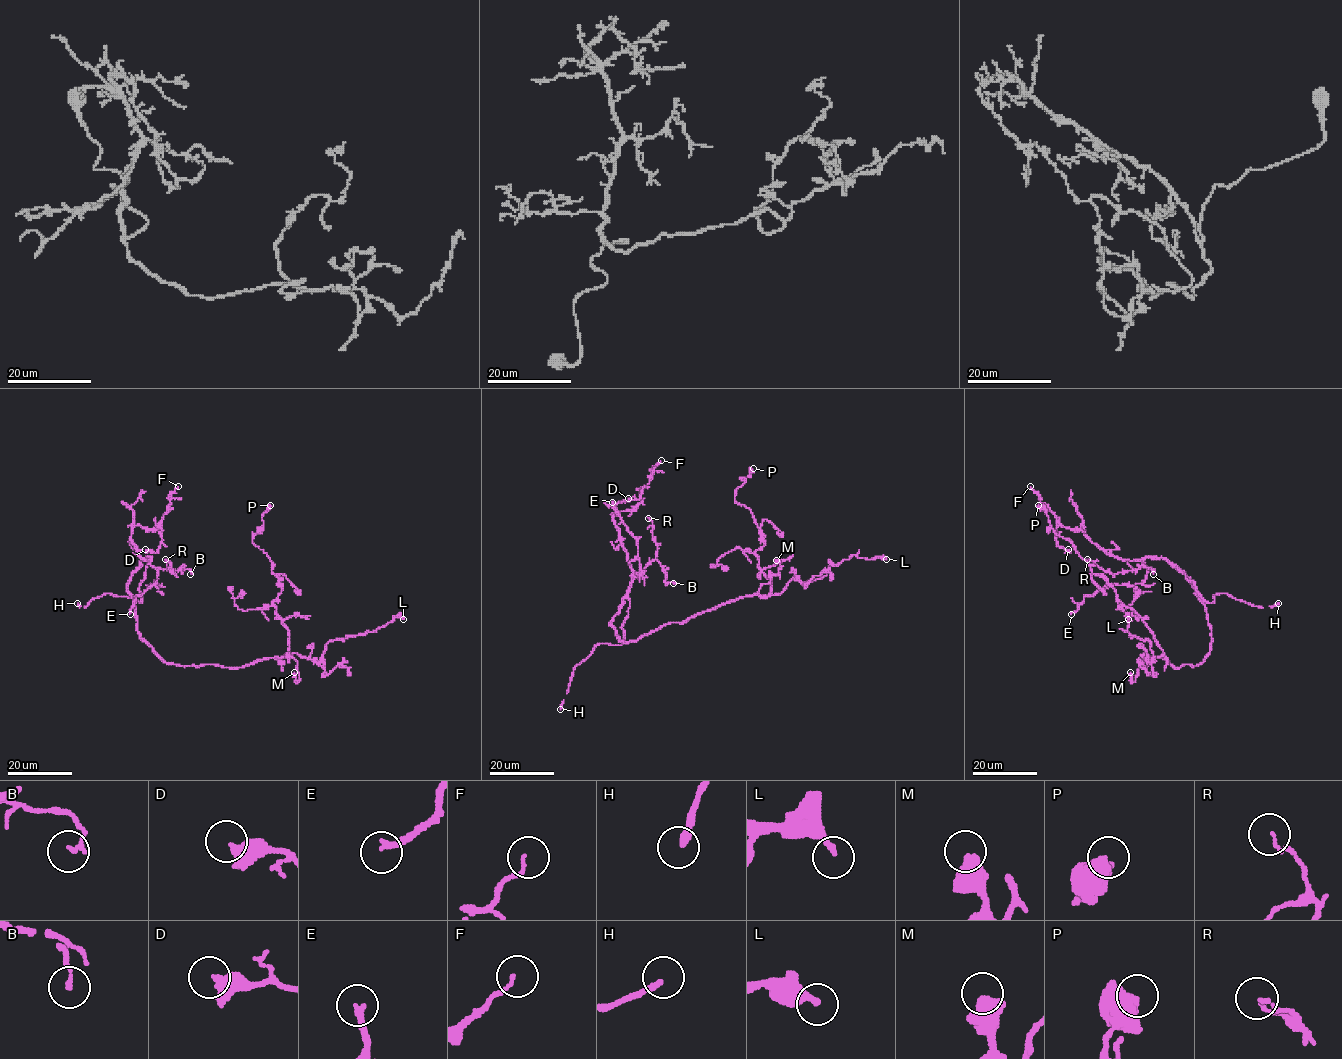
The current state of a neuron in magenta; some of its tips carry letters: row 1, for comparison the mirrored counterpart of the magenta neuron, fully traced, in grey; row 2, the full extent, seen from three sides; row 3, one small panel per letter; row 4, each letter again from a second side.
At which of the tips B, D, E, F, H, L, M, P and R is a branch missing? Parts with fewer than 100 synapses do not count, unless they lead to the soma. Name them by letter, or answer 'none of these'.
H

